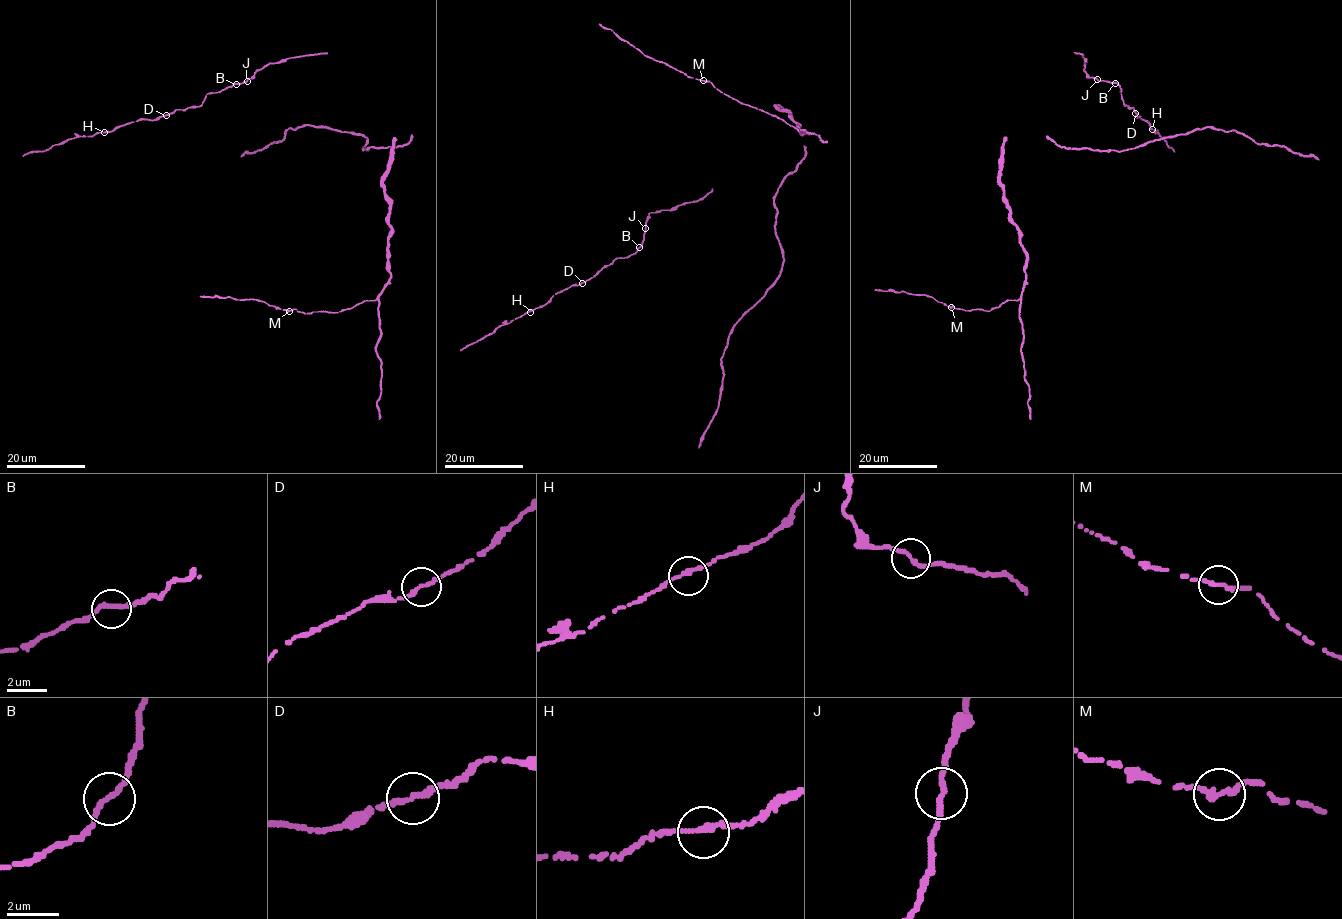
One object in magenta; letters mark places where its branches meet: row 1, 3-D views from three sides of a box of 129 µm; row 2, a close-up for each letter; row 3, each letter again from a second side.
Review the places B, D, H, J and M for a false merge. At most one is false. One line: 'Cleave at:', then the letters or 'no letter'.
Cleave at: no letter

